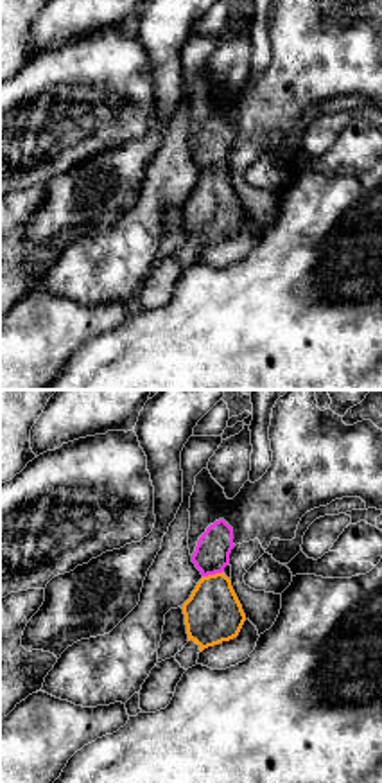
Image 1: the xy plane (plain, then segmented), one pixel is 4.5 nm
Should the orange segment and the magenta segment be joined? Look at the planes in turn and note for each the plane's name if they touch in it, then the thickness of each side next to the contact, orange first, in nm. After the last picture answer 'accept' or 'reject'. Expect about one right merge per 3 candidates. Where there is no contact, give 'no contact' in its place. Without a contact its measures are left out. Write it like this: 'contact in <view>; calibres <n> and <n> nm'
contact in xy; calibres 260 and 160 nm

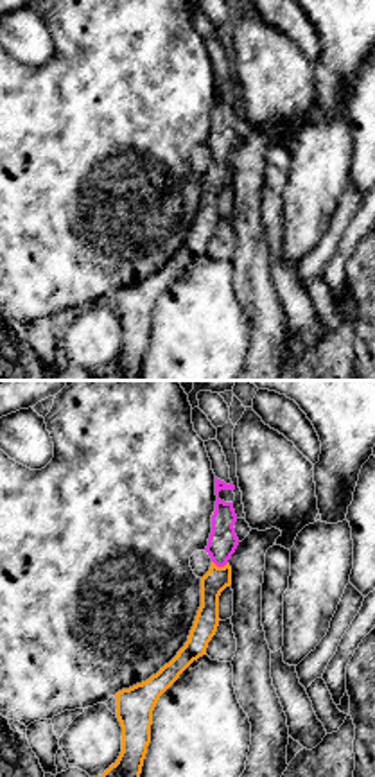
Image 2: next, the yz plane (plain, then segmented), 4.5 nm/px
contact in yz; calibres 110 and 130 nm

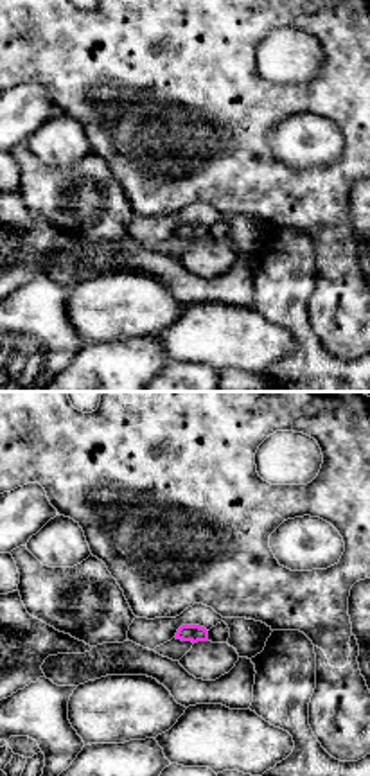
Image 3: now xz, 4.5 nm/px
no contact

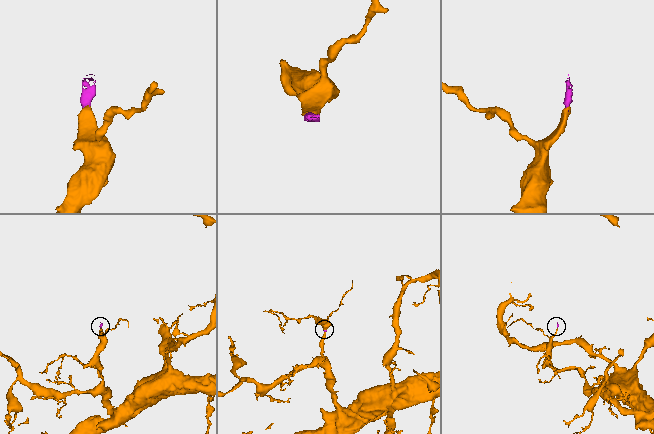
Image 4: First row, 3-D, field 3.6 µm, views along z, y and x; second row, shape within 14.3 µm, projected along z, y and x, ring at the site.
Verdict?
accept

